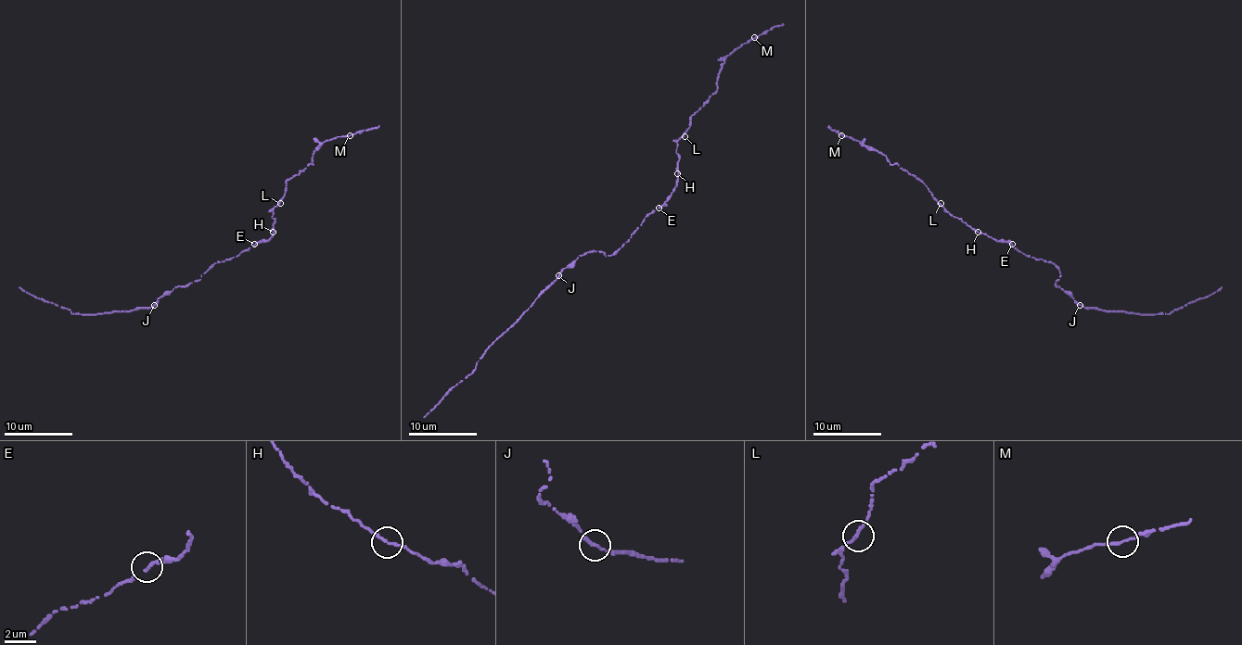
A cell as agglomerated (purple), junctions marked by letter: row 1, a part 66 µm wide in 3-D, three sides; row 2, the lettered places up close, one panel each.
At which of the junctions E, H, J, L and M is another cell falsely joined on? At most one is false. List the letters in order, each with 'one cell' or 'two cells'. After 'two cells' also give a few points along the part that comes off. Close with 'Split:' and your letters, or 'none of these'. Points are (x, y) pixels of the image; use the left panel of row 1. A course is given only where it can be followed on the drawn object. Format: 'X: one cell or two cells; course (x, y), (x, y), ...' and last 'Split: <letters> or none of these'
E: one cell
H: one cell
J: two cells; course (154, 305), (99, 313), (72, 313), (19, 286)
L: one cell
M: one cell
Split: J

